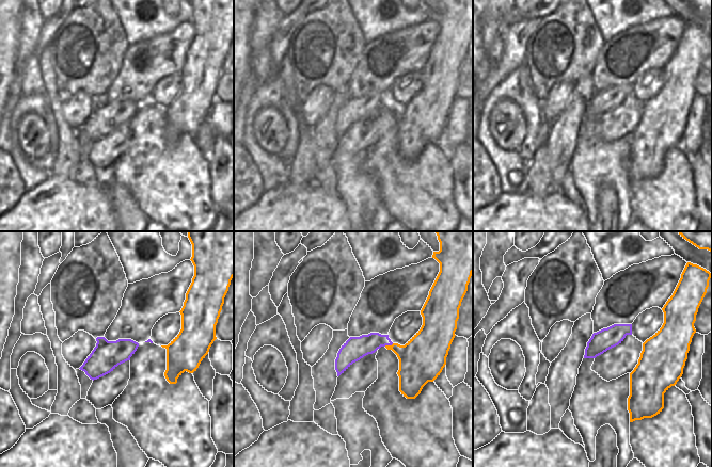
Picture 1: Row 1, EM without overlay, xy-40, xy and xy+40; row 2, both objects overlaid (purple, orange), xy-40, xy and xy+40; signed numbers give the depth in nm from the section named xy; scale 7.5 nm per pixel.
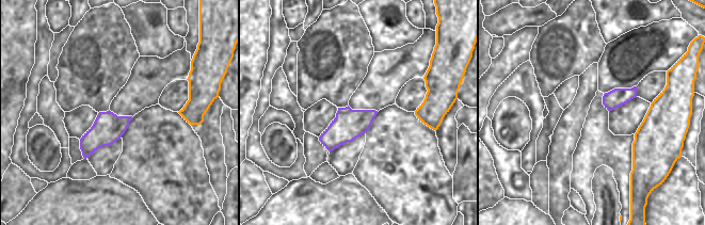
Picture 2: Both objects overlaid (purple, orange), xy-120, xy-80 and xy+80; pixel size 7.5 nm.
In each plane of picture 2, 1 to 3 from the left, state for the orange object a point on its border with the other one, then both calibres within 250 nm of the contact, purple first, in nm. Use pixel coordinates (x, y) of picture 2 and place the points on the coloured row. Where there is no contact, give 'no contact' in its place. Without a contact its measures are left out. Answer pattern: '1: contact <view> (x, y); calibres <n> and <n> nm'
1: no contact
2: no contact
3: no contact

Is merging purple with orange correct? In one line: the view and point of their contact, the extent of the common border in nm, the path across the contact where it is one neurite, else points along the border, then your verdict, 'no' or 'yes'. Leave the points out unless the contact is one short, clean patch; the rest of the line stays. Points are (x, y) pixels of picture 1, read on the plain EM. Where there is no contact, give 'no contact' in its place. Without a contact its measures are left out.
contact xy (389, 106); length 70 nm; border xy (393, 105), (384, 107); no

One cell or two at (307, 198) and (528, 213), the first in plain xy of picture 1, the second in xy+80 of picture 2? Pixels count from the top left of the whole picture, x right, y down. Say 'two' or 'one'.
one

